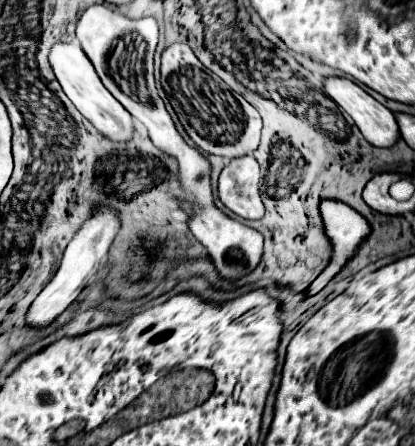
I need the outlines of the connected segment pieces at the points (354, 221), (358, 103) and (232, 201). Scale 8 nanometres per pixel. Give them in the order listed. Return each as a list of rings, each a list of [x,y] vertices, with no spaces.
[[[322,200],[322,202],[320,202],[320,216],[322,216],[322,222],[324,222],[324,236],[328,238],[328,242],[330,242],[330,246],[332,246],[332,254],[330,254],[328,266],[326,266],[326,268],[322,270],[322,274],[310,284],[310,288],[308,288],[308,294],[310,294],[310,296],[316,294],[316,292],[320,292],[320,290],[354,258],[354,254],[360,250],[362,242],[364,242],[364,240],[370,236],[370,232],[372,232],[370,222],[368,222],[360,212],[356,212],[352,206],[348,206],[348,204],[340,202],[340,200]]]
[[[326,76],[322,78],[322,86],[324,86],[324,94],[328,98],[332,98],[344,112],[350,114],[350,118],[356,122],[356,126],[360,128],[362,136],[378,148],[388,148],[396,142],[398,138],[398,126],[396,126],[396,118],[394,114],[382,106],[378,100],[374,100],[368,92],[364,92],[356,82],[348,80],[348,78],[338,78],[338,76]]]
[[[254,156],[230,160],[218,180],[218,196],[226,208],[246,220],[260,220],[264,204],[260,200],[260,168]]]

